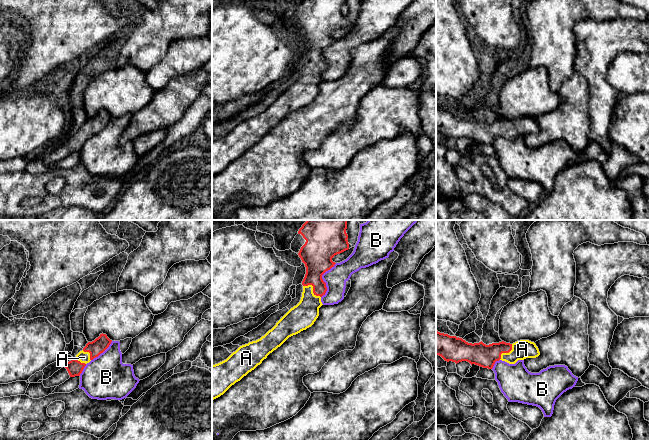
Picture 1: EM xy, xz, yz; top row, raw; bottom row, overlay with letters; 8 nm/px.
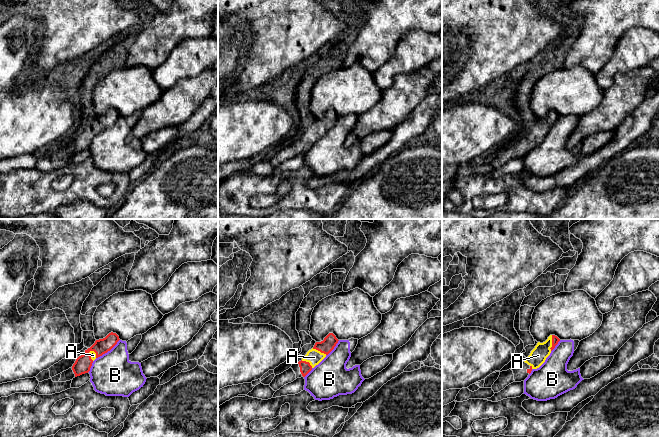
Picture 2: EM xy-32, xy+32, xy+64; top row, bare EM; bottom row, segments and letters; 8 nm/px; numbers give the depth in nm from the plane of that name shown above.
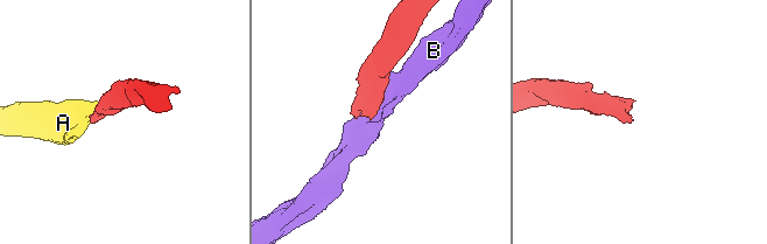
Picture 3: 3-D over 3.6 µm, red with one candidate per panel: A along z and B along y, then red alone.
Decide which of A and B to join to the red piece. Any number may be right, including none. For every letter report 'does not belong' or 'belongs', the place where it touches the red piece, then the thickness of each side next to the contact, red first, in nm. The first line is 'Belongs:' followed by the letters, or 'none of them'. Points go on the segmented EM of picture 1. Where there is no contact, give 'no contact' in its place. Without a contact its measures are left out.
Belongs: A
A: belongs; meets red in xz at (313, 288); 220 nm thick on the red side, 200 nm on the other
B: does not belong; meets red in xz at (322, 279); 260 nm thick on the red side, 170 nm on the other

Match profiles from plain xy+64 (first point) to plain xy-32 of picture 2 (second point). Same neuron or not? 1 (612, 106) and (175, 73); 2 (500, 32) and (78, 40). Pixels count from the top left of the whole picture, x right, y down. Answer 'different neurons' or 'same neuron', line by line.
1: different neurons
2: same neuron

